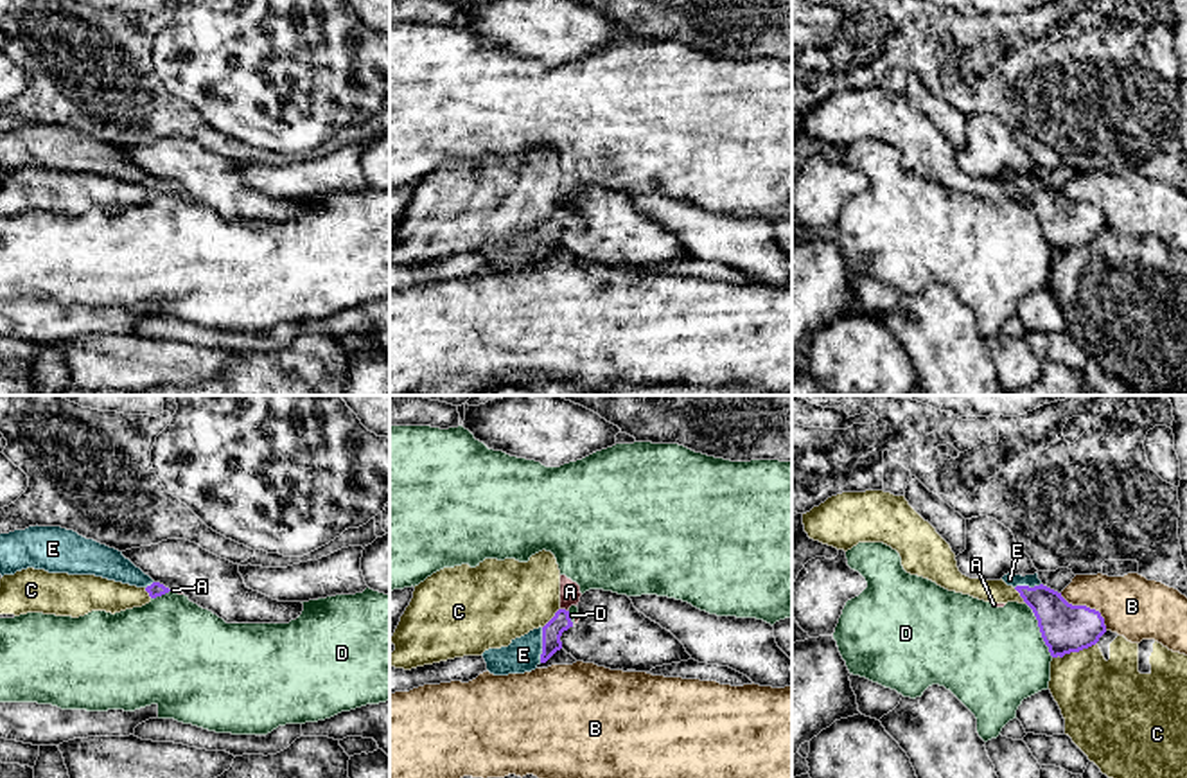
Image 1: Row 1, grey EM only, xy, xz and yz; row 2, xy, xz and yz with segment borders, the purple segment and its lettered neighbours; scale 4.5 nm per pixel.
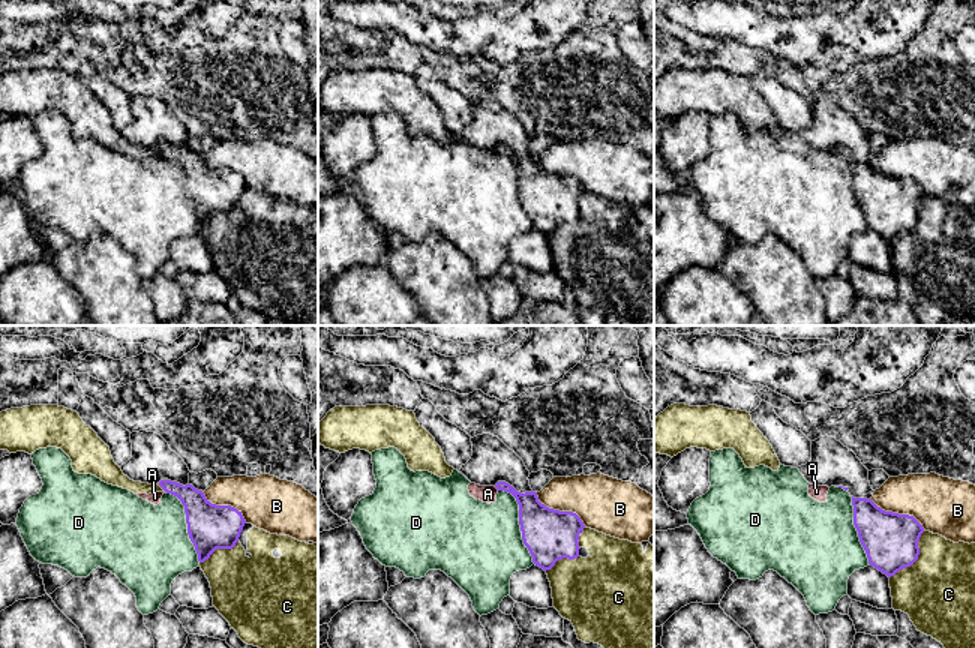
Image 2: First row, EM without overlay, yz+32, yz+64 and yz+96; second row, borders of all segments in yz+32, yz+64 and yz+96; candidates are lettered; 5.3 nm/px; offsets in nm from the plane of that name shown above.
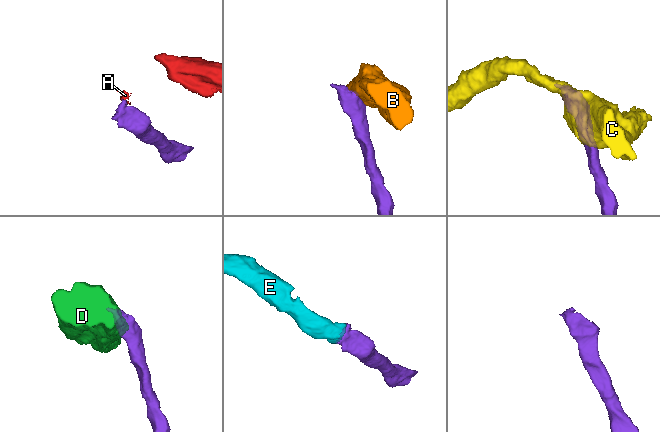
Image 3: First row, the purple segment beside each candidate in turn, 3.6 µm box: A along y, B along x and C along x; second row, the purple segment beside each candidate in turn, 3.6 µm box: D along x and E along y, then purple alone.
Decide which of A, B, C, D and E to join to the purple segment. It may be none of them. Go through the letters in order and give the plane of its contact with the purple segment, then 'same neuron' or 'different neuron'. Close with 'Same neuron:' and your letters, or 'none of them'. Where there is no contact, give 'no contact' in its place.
A: meets purple in xz; different neuron
B: meets purple in yz; different neuron
C: meets purple in yz; different neuron
D: meets purple in yz; different neuron
E: meets purple in xz; same neuron
Same neuron: E

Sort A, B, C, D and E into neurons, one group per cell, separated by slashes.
A D / B / C / E

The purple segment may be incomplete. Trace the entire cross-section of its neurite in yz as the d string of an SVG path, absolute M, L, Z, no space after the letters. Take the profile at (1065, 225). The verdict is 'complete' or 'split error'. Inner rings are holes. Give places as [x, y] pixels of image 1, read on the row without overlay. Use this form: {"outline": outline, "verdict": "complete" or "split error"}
{"outline": "M1007 171L1002 178L1033 207L1052 255L1088 246L1106 230L1099 208L1068 201L1061 190L1043 183L1038 171L1025 174Z", "verdict": "split error"}

